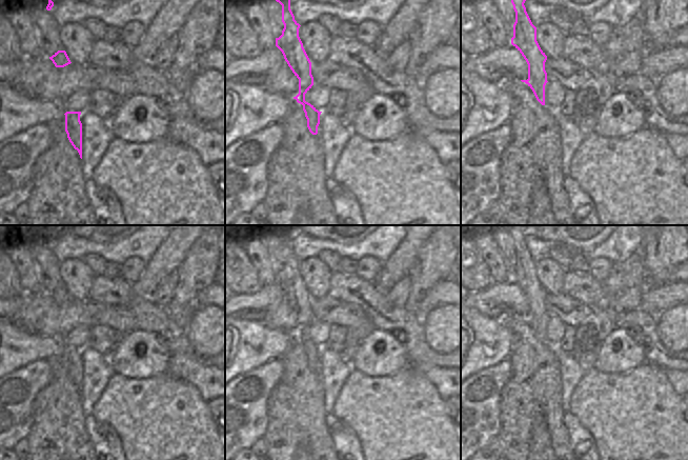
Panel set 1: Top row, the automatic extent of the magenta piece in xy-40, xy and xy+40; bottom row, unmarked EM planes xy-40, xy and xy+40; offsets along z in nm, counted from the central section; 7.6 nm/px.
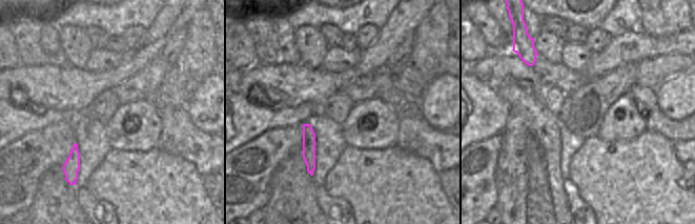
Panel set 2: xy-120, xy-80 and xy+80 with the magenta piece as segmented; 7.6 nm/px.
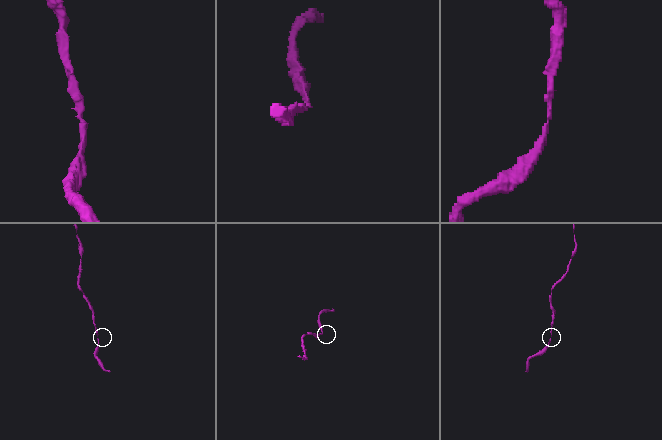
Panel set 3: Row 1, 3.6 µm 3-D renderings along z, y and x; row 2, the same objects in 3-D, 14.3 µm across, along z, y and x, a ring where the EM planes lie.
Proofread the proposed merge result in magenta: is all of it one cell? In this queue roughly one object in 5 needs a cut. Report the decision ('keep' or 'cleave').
keep

